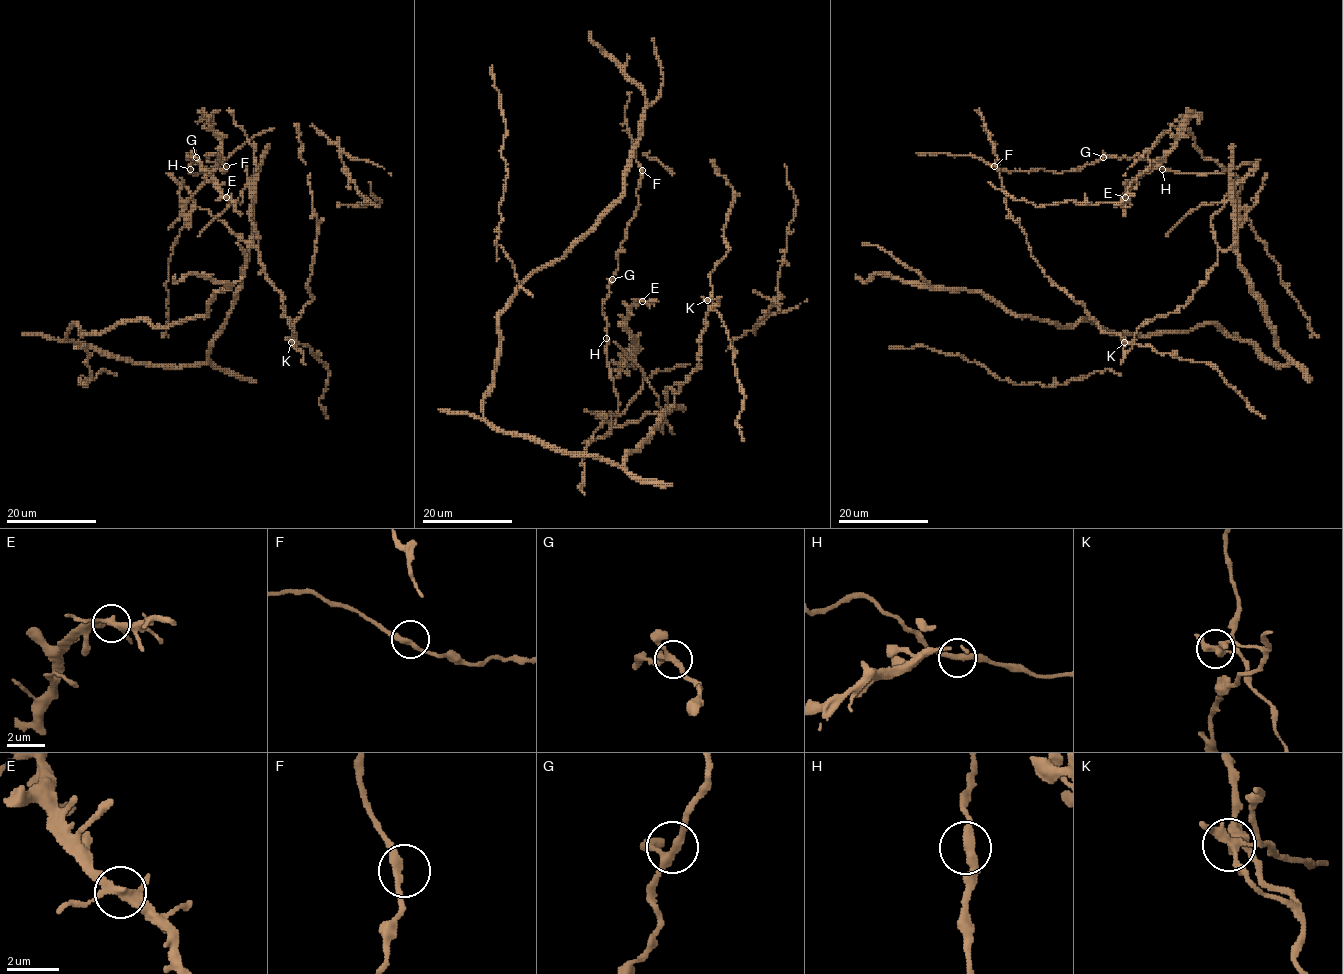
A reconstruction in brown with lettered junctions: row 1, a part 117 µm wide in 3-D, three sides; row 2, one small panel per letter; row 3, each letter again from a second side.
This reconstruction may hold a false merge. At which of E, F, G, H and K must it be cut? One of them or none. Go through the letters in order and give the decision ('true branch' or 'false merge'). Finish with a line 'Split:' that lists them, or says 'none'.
E: true branch
F: true branch
G: true branch
H: true branch
K: false merge
Split: K

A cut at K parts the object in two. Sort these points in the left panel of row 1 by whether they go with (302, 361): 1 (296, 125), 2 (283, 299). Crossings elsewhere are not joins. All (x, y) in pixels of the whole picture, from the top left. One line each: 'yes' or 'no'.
1: no
2: yes

